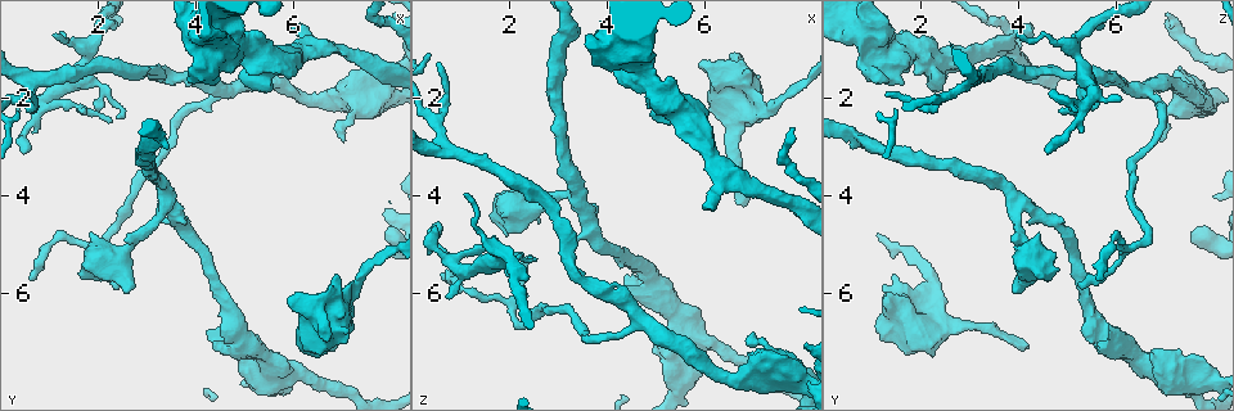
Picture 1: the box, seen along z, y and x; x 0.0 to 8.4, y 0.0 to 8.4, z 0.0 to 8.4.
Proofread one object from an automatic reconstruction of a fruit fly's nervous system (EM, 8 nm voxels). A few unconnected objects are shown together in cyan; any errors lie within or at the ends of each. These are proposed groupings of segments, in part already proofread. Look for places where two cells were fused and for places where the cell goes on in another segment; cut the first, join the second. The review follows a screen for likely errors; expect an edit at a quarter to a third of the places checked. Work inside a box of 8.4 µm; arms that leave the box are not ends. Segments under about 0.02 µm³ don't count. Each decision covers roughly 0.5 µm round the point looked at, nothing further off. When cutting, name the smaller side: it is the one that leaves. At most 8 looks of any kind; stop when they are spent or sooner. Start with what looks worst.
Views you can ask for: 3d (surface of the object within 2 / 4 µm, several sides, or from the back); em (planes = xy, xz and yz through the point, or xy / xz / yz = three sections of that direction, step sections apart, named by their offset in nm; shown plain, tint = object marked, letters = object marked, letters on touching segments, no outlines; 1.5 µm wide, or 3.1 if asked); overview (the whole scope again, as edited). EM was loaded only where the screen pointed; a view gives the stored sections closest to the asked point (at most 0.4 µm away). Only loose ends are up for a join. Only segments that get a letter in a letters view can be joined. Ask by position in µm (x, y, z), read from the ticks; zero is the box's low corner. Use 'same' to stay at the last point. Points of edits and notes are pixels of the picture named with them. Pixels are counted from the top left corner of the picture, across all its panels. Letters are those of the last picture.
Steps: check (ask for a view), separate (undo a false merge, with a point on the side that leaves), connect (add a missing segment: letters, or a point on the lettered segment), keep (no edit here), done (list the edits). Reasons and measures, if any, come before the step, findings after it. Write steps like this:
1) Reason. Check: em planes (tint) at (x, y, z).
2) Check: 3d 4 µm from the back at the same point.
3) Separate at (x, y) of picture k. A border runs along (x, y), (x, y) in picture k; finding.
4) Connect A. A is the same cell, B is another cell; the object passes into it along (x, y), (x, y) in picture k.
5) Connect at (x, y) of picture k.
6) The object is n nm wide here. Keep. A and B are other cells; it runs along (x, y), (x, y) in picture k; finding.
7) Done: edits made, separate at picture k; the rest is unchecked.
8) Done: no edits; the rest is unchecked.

Free end. Check: 3d 2 µm at (6.65, 7.00, 4.15).

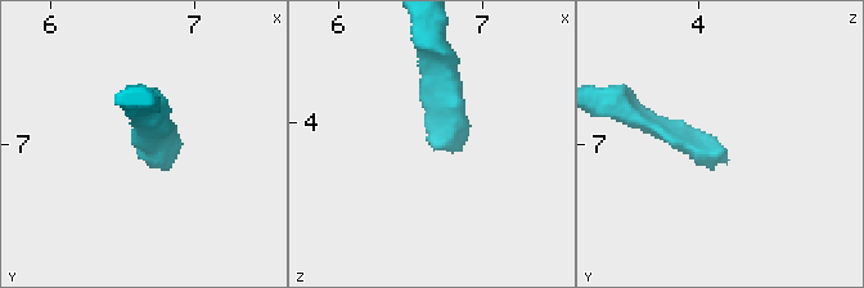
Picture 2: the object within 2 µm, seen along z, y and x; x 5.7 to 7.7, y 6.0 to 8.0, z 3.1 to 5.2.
Check: em planes (letters) at (6.70, 7.02, 4.18).

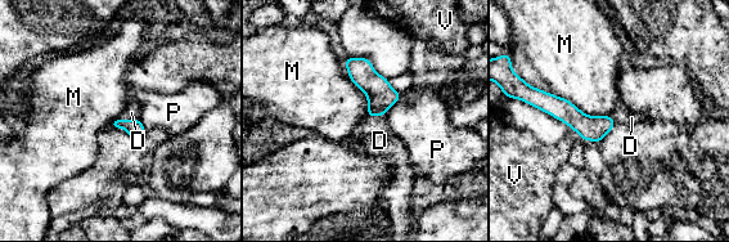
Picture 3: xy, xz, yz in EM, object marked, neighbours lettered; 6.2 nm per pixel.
The longest contact is with M, 550 nm. Connect D. D is the same cell, M, P and V are other cells; the object passes into it along (134, 128), (131, 120), (131, 112) in picture 3; the cell continues.

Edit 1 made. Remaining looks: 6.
See it whole again. Check: overview.

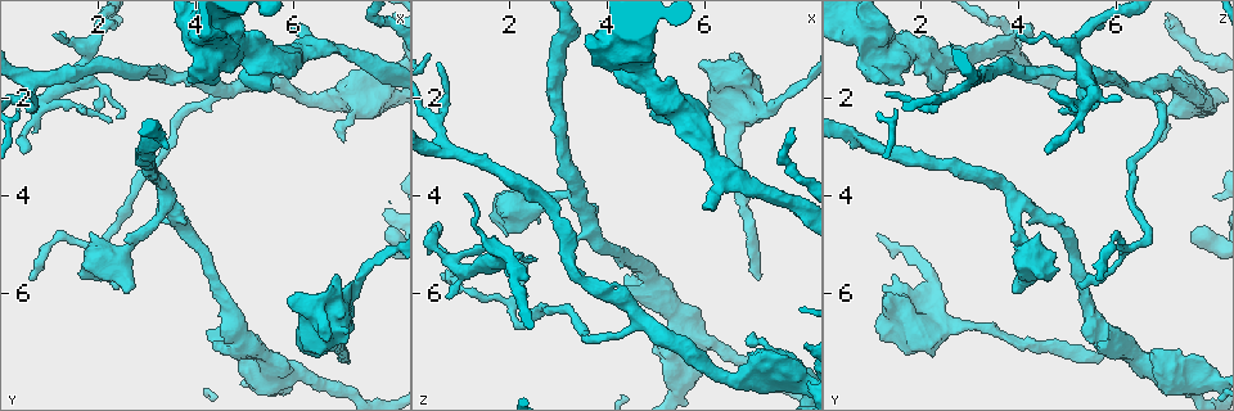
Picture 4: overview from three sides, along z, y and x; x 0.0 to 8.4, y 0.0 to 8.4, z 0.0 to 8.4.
Free end. Check: em yz step 4 (letters) at (5.95, 0.55, 4.20).

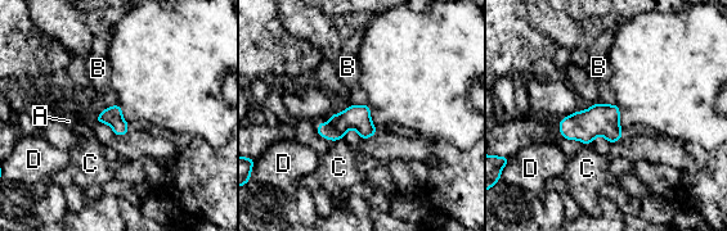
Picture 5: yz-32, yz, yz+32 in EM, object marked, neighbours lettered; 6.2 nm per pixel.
Cut it another way. Check: em planes (letters) at the same point.

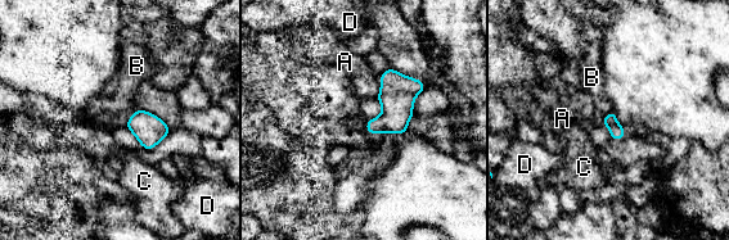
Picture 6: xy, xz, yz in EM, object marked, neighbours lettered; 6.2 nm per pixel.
The longest contact is with B, 70 nm. Keep. A, B, C and D are other cells; none of them fits.

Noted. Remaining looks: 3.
Thick end. Check: 3d 2 µm at (4.30, 6.90, 5.80).

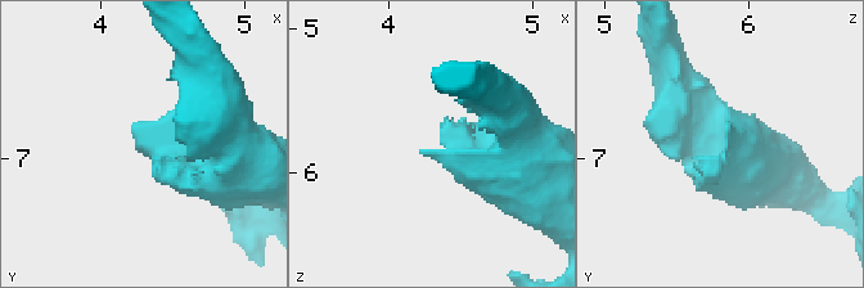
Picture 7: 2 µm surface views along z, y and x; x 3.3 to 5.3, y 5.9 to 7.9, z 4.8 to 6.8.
Check: em planes (letters) at (4.28, 6.94, 5.84).

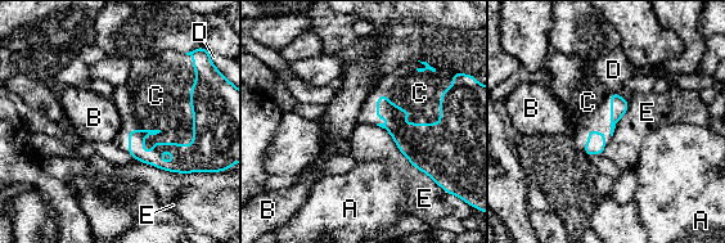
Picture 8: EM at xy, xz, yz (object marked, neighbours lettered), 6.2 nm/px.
Connect C. C is the same cell, A, B, D and E are other cells; the cell continues.

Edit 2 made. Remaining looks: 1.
Done: edits made, connect at picture 3, connect at picture 8; the rest is unchecked.

